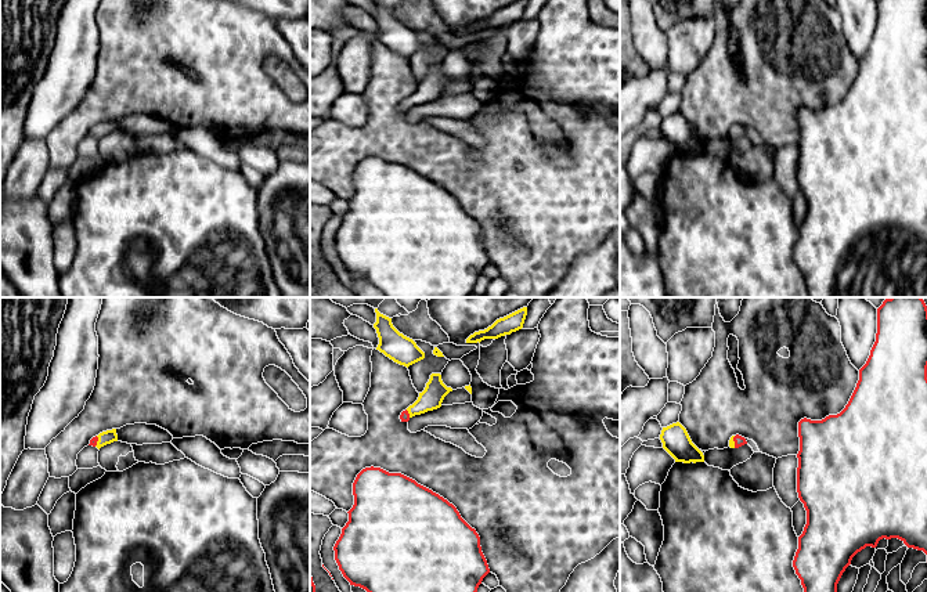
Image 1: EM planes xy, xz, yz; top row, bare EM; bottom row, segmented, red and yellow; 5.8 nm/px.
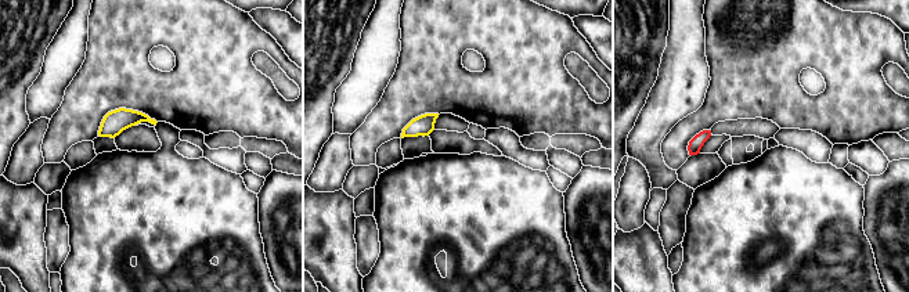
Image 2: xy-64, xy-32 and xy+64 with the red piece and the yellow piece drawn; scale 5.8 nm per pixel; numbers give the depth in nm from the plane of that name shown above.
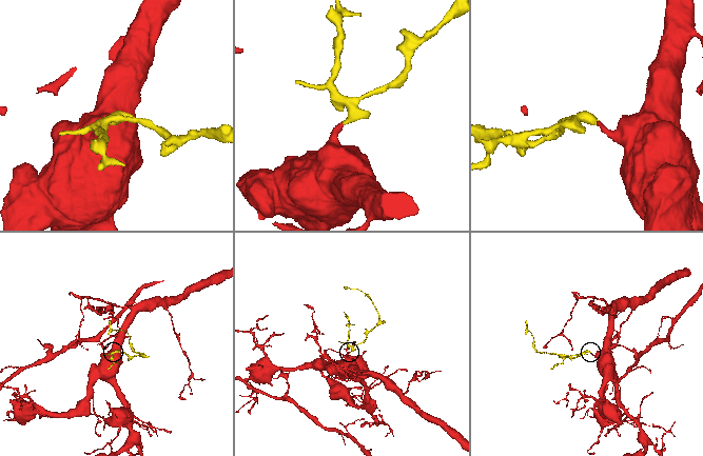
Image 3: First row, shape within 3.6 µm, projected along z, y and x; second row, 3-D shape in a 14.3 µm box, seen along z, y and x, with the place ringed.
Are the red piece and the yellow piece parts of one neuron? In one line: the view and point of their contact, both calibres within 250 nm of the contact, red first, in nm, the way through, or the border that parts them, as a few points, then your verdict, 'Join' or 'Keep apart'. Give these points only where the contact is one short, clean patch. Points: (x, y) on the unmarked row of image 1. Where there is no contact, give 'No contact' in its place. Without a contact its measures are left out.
Touches red at yz (733, 130). Thickness 60 nm (red) against 30 nm. Path across: yz (739, 130), (733, 130), (731, 132). Join

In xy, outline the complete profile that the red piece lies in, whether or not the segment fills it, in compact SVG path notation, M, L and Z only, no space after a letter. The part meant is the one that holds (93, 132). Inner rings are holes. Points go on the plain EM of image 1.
M116 119L107 120L90 130L89 136L97 137L98 140L107 134L118 131Z

